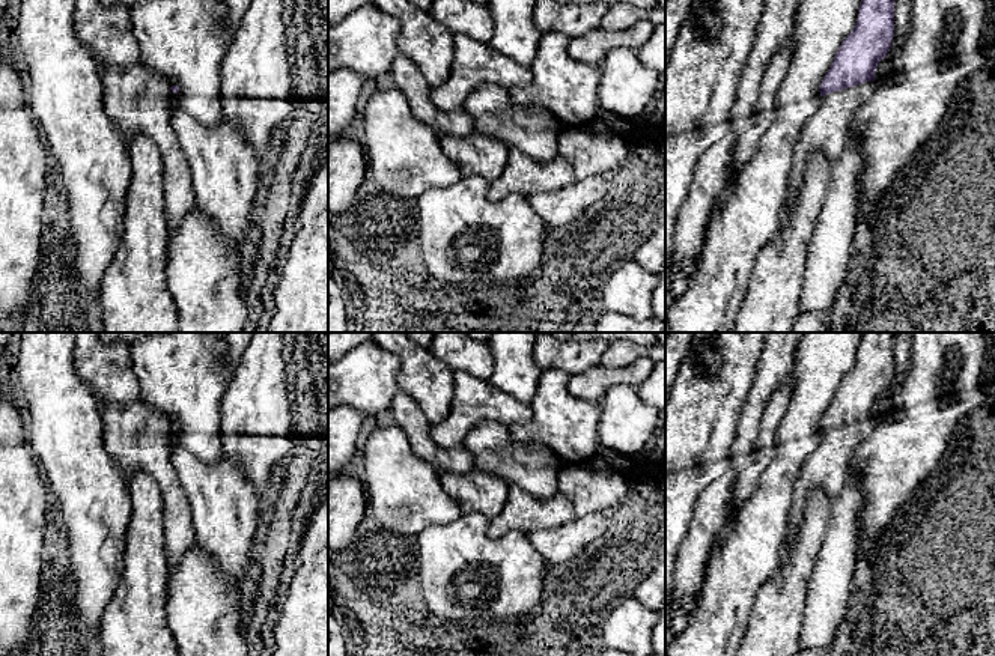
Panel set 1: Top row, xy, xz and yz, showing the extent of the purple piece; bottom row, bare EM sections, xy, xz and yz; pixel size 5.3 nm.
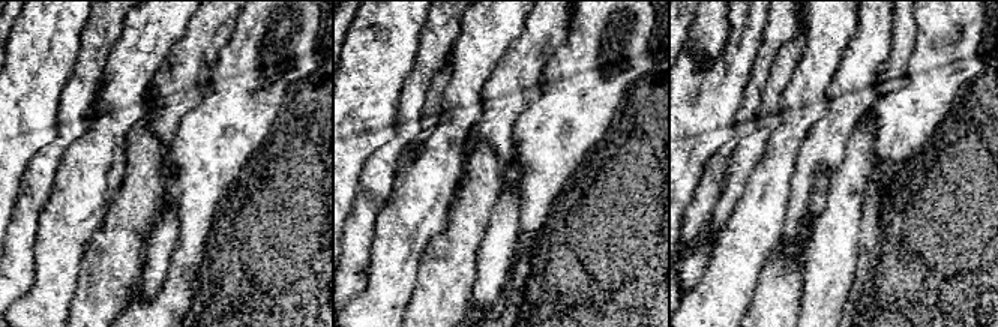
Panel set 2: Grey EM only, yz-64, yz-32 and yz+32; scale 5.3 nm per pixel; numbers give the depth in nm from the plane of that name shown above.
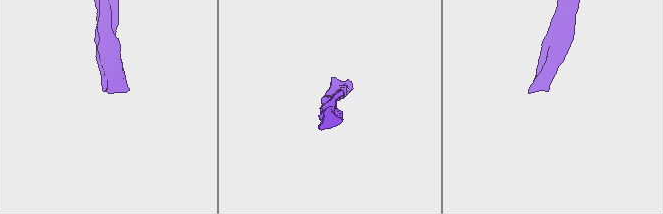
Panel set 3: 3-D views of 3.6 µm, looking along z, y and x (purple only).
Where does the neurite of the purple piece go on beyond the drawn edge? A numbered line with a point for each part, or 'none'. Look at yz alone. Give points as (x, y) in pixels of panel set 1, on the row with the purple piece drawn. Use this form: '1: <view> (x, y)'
1: yz (827, 131)

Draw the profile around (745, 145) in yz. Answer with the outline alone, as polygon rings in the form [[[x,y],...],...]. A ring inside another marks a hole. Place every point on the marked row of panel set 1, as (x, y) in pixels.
[[[789,36],[786,41],[780,44],[775,56],[772,57],[765,72],[759,92],[759,99],[756,104],[757,111],[753,116],[753,125],[735,140],[735,146],[730,153],[727,179],[712,208],[710,215],[727,203],[735,185],[736,175],[745,167],[745,164],[756,153],[760,138],[763,137],[769,125],[775,120],[774,111],[775,95],[781,86],[781,81],[787,74],[792,54],[793,54],[793,39],[792,36]]]

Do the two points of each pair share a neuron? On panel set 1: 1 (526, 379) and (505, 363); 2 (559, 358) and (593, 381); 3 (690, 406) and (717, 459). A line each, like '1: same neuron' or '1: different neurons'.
1: same neuron
2: different neurons
3: same neuron

